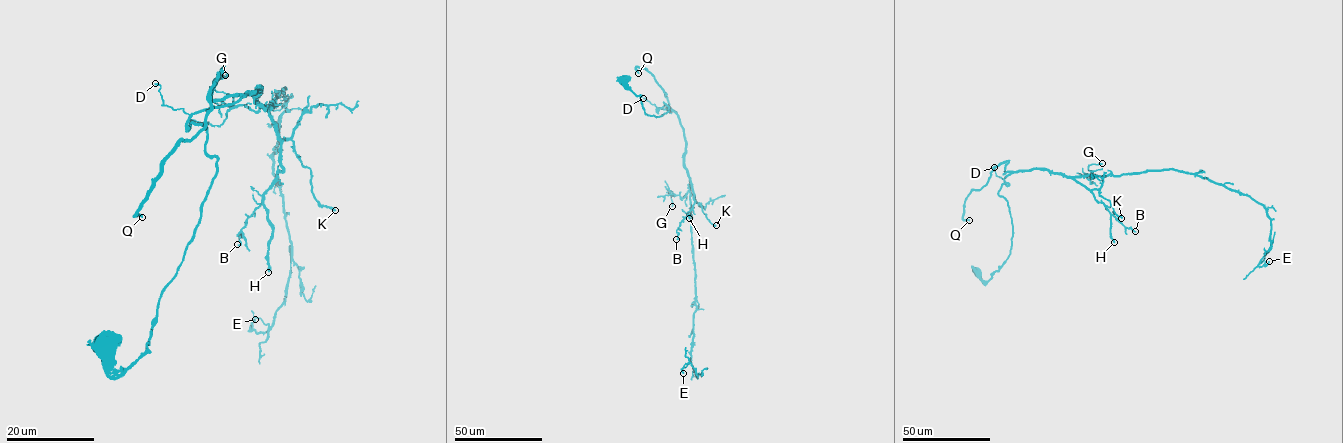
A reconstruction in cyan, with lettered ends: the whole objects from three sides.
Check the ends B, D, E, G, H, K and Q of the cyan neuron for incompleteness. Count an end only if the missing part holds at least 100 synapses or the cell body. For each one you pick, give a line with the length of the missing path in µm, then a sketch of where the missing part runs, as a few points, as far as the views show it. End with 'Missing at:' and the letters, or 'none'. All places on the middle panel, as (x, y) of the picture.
H: about 80 µm are missing; missing branch runs (689, 218), (689, 227), (697, 243), (702, 284), (698, 303), (702, 310)
Q: about 140 µm are missing; missing branch runs (638, 73), (636, 79), (648, 83), (664, 100), (676, 107), (721, 91), (772, 98), (783, 93), (786, 98)
Missing at: H, Q

